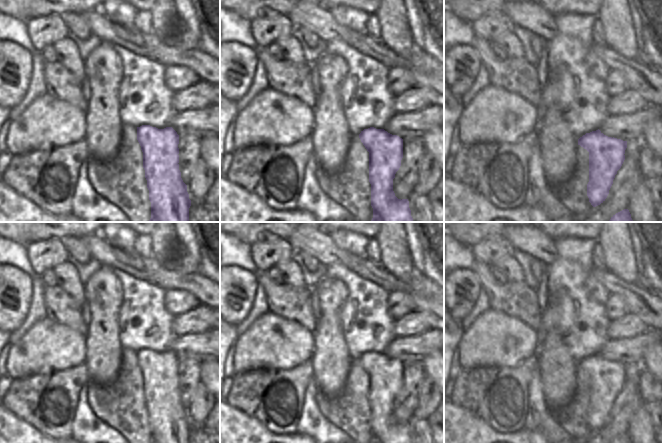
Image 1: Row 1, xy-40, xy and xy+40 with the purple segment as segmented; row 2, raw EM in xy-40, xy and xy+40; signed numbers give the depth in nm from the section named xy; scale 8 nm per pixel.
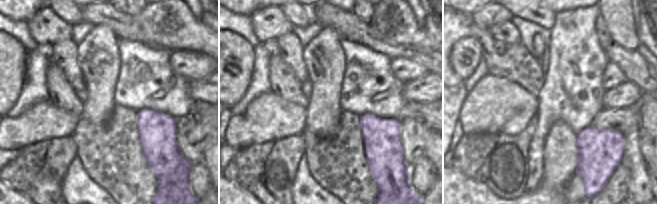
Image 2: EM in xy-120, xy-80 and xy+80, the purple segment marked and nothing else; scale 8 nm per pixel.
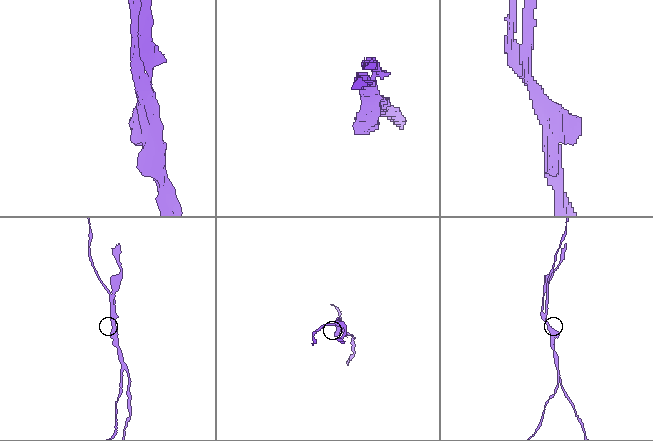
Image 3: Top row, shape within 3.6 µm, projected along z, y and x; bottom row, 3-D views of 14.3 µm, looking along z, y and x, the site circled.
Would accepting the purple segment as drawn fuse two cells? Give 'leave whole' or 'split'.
split

